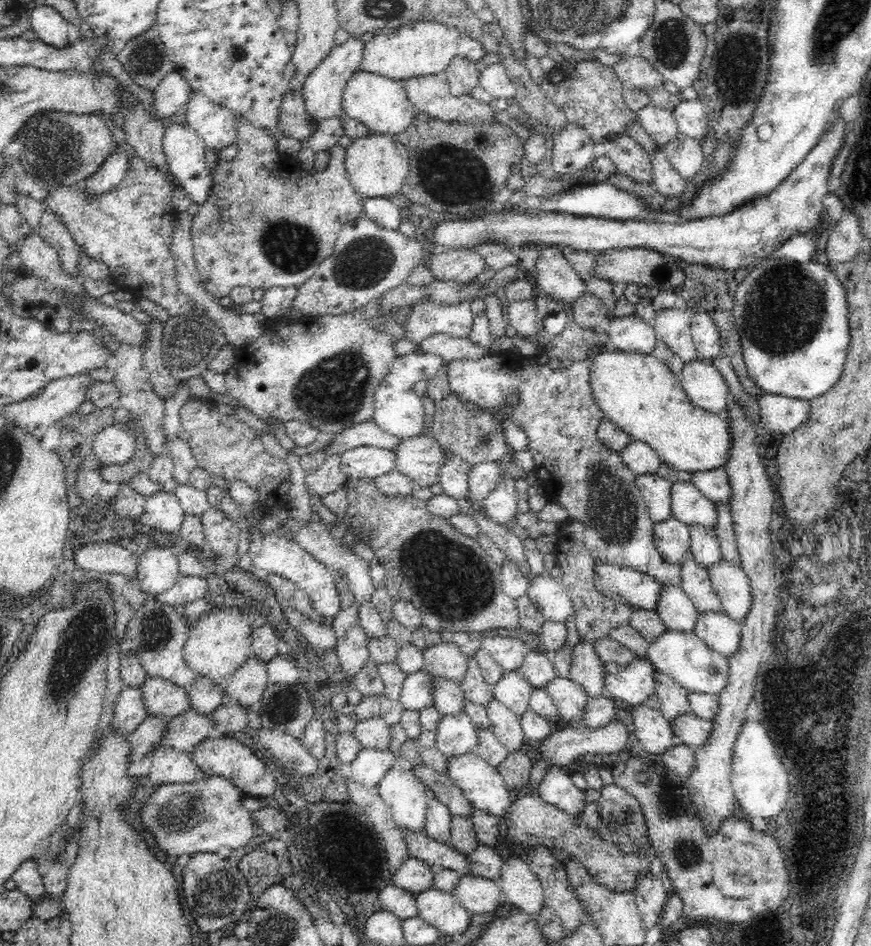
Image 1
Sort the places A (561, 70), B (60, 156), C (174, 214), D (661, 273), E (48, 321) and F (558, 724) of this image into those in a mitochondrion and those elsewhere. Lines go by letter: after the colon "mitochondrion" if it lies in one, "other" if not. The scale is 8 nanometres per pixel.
A: other
B: mitochondrion
C: other
D: mitochondrion
E: other
F: other

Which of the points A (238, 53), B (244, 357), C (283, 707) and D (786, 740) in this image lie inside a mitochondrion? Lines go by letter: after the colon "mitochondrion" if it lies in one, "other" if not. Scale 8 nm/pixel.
A: mitochondrion
B: other
C: mitochondrion
D: other

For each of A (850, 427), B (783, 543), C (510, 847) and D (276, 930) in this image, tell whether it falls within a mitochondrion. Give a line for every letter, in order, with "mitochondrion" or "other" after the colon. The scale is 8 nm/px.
A: other
B: other
C: other
D: mitochondrion

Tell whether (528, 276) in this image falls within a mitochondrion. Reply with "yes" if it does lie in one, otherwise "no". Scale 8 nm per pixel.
no

